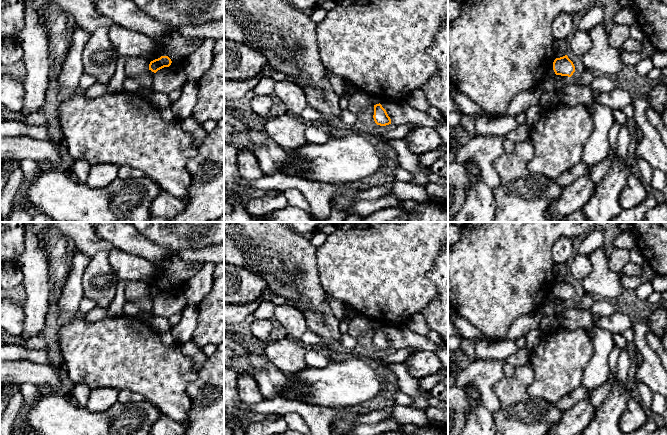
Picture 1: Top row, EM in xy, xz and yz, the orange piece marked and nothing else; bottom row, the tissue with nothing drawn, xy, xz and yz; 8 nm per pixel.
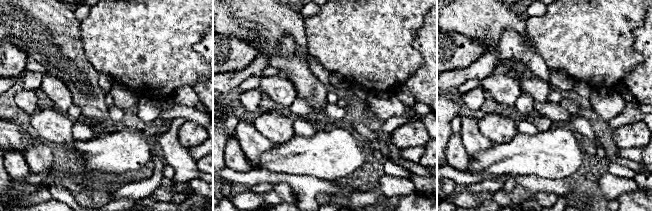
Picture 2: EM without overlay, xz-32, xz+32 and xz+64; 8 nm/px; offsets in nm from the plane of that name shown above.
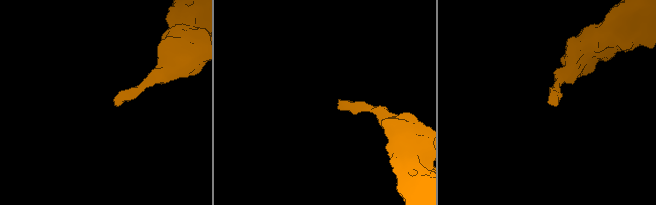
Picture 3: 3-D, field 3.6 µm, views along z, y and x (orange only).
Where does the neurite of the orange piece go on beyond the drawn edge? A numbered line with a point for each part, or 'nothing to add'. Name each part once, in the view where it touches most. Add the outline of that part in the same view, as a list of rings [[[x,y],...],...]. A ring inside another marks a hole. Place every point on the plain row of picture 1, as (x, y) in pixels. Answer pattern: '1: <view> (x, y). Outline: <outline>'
nothing to add

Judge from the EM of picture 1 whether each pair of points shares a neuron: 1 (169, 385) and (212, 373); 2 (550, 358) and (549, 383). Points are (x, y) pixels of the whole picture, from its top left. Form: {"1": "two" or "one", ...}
{"1": "two", "2": "one"}

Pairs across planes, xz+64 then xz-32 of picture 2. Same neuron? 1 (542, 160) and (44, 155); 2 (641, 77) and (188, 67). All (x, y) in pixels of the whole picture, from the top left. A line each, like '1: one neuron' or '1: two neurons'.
1: two neurons
2: two neurons

